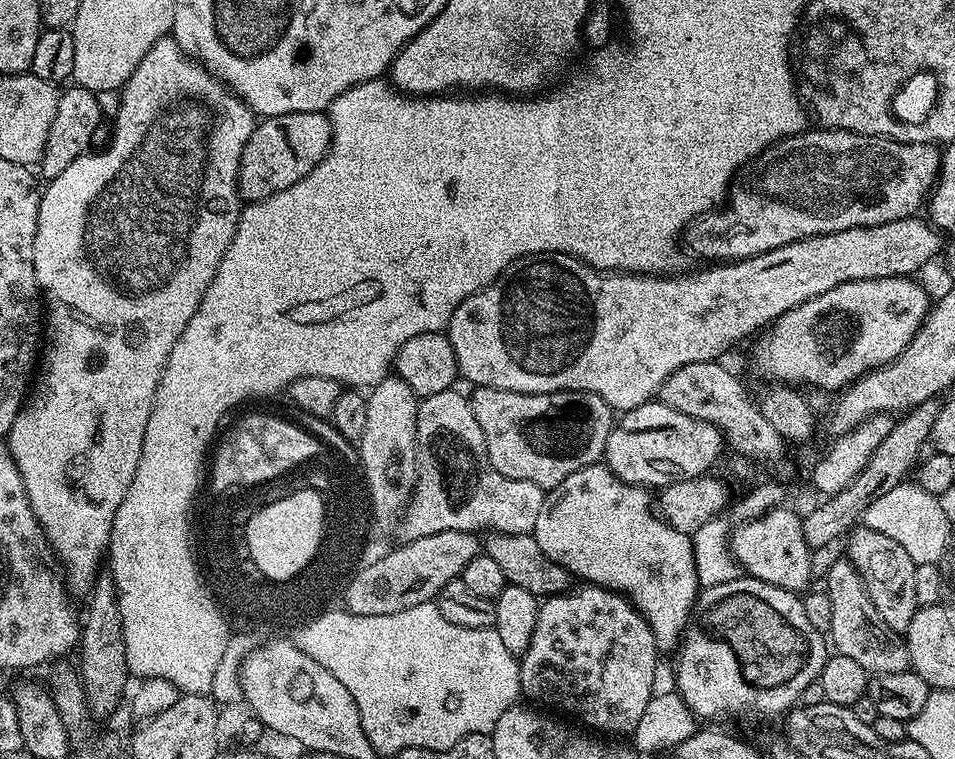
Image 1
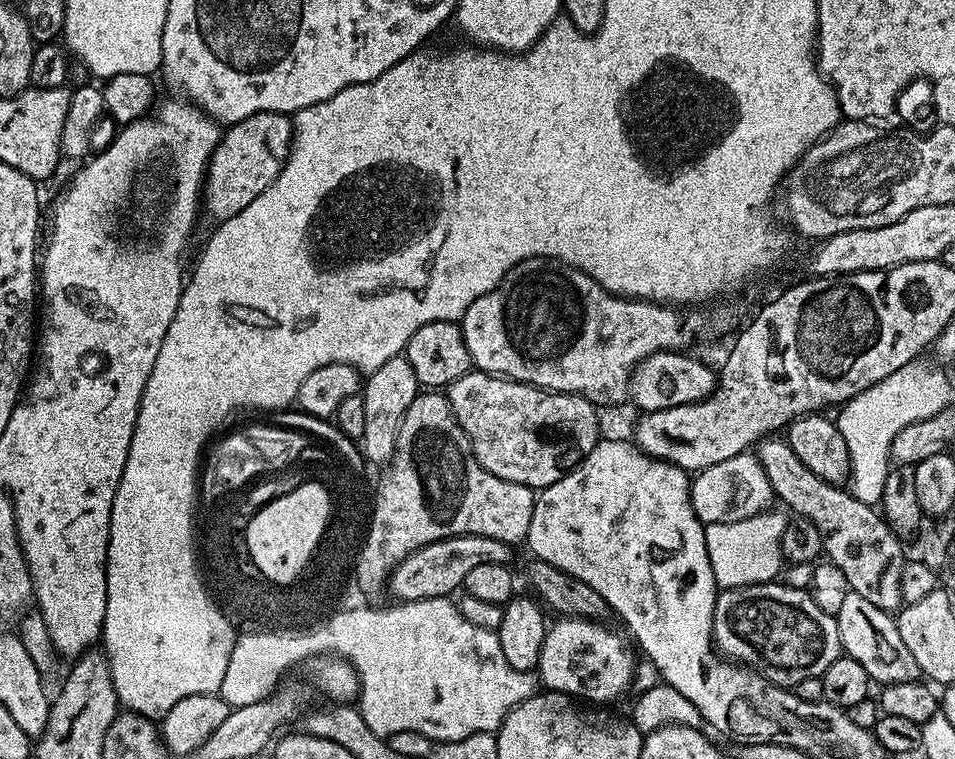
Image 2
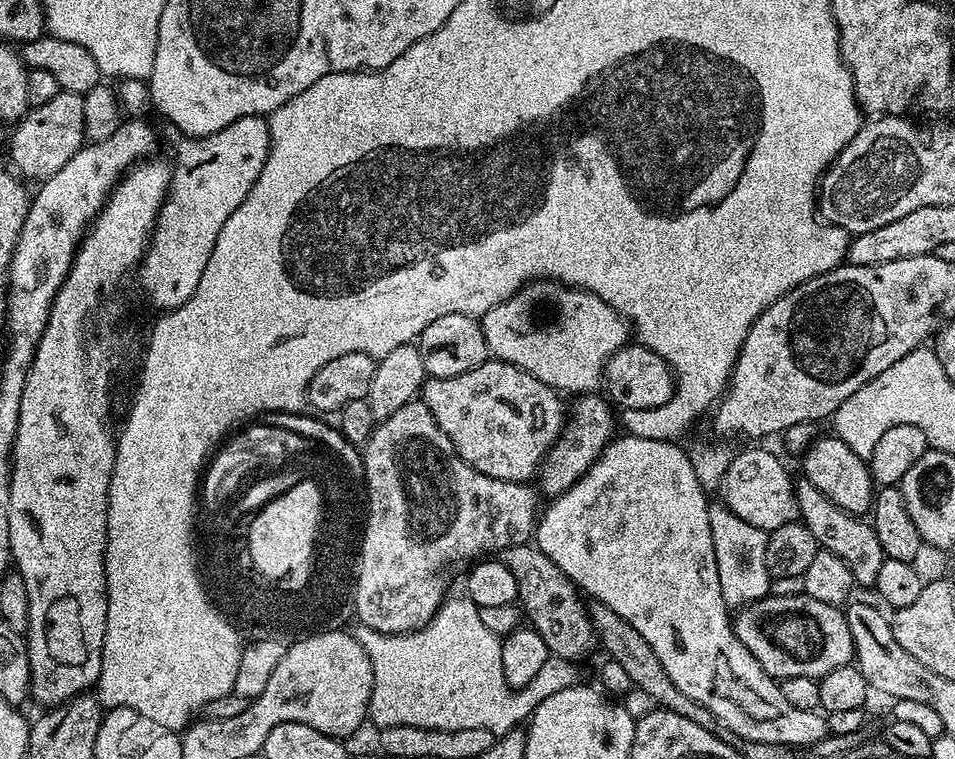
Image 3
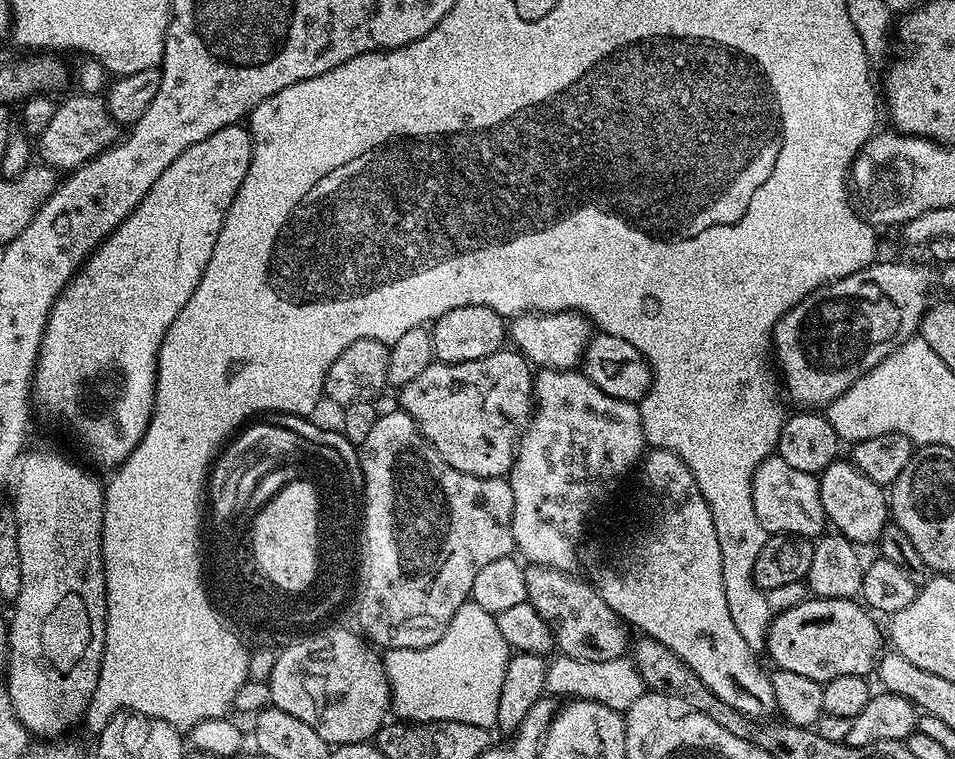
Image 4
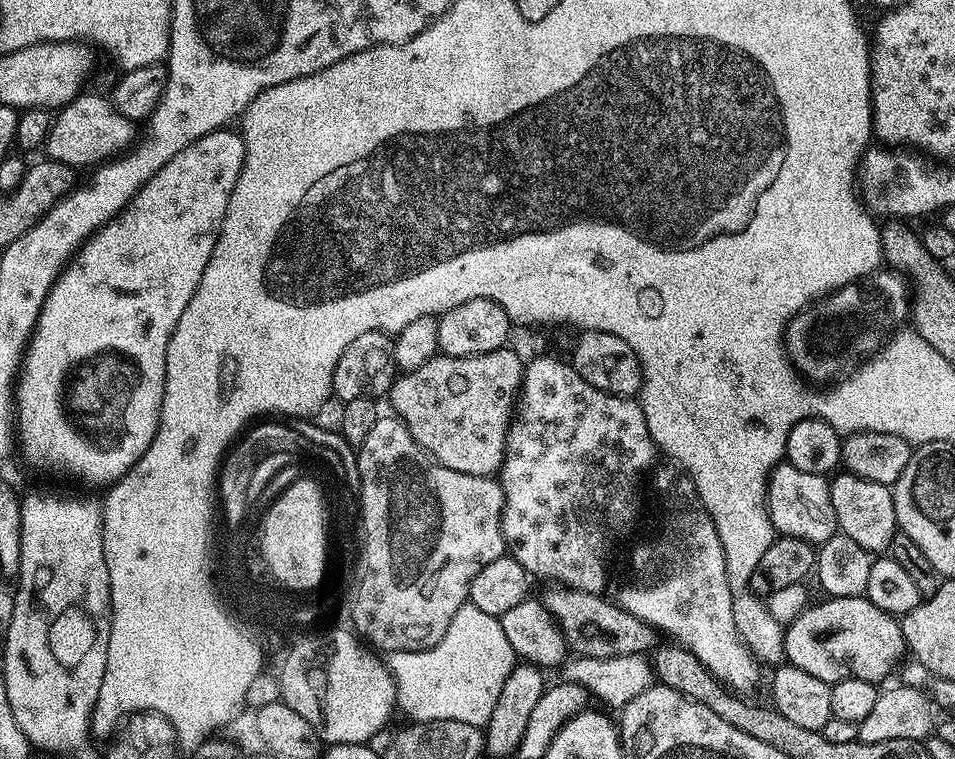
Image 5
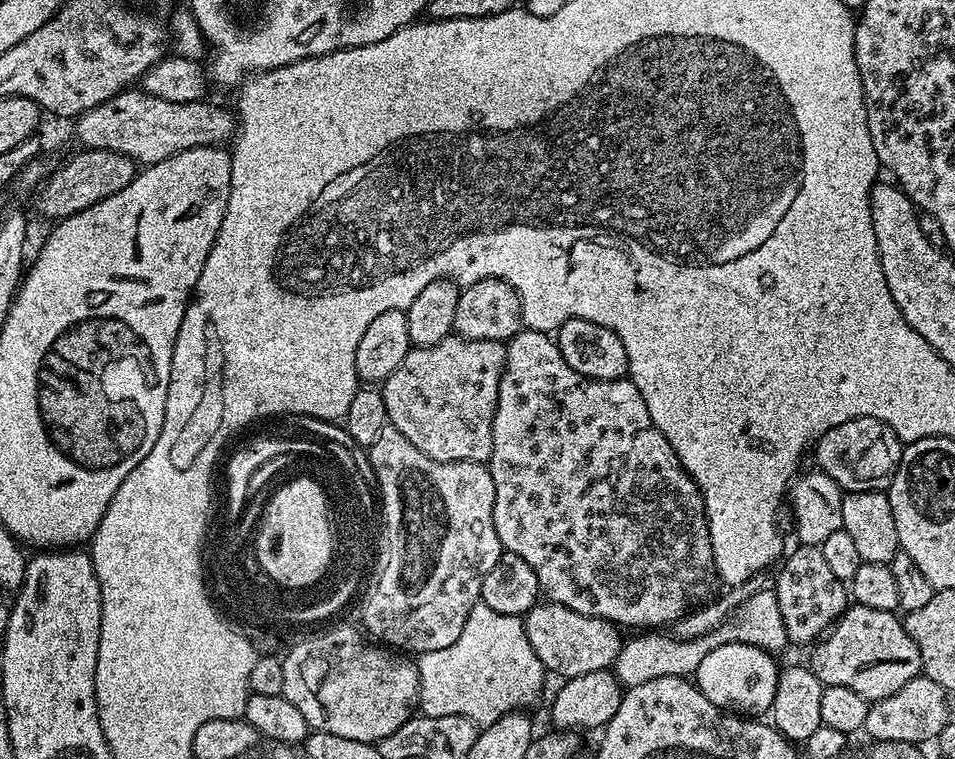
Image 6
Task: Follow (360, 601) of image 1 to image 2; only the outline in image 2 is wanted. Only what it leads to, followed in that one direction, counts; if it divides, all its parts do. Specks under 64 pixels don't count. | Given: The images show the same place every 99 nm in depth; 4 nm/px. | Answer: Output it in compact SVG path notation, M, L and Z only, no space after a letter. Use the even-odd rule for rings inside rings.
M466 533L464 536L451 536L433 544L422 546L418 551L411 552L404 561L392 569L387 591L400 602L409 600L425 600L439 596L451 597L455 588L459 589L464 583L466 574L474 570L482 562L508 564L511 561L513 545L503 544L498 538L486 538Z

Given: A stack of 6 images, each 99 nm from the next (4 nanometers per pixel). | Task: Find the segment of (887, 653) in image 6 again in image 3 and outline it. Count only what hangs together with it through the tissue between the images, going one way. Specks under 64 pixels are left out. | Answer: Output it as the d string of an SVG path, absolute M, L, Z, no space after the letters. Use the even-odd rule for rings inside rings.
M771 594L756 600L735 613L734 627L736 637L758 658L758 662L766 670L766 674L777 681L786 678L802 678L811 676L819 678L830 674L830 670L852 664L854 649L847 615L837 605L818 602L818 598L806 595L773 596Z

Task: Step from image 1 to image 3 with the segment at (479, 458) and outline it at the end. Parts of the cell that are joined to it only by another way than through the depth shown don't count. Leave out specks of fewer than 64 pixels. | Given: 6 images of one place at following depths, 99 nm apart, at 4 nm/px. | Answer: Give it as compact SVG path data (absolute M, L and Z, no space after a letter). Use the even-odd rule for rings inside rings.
M423 399L411 400L402 406L402 410L394 410L390 418L379 421L368 443L363 445L362 457L369 508L372 510L355 614L355 619L363 627L387 636L419 632L436 617L436 611L446 599L444 587L448 584L448 576L444 571L451 564L491 557L512 544L525 543L533 535L538 518L537 493L532 493L527 483L515 484L490 478L470 467L453 452L450 438L442 434ZM442 530L452 532L438 540Z

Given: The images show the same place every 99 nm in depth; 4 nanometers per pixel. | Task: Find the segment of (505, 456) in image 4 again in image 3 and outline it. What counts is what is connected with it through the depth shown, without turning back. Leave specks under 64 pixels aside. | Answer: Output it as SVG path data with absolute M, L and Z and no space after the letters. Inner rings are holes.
M489 358L482 366L474 366L474 370L466 370L466 374L458 374L454 378L425 379L422 399L434 422L438 422L442 434L450 438L452 450L457 456L490 478L515 484L531 481L531 476L533 479L539 473L544 457L566 427L566 404L564 408L557 389L546 382L538 382L538 378L526 374L526 370L495 358Z

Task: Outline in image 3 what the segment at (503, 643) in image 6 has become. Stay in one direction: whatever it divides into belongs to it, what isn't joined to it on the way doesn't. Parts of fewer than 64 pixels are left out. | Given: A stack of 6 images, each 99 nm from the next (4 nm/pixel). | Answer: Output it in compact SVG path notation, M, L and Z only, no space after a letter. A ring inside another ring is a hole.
M461 598L461 600L445 599L444 603L440 605L440 609L436 611L436 617L428 625L420 629L419 632L403 632L397 636L387 636L366 627L361 627L359 631L358 639L370 658L370 666L374 674L372 701L368 703L368 711L370 713L370 720L376 723L375 727L377 729L389 728L390 726L418 726L419 728L450 730L451 732L454 730L490 730L493 738L499 738L505 736L512 729L521 727L531 717L533 705L528 702L515 704L517 697L512 687L506 682L506 674L502 670L501 637L496 636L490 630L486 630L486 626L480 617L480 609L477 608L473 600L467 598Z

